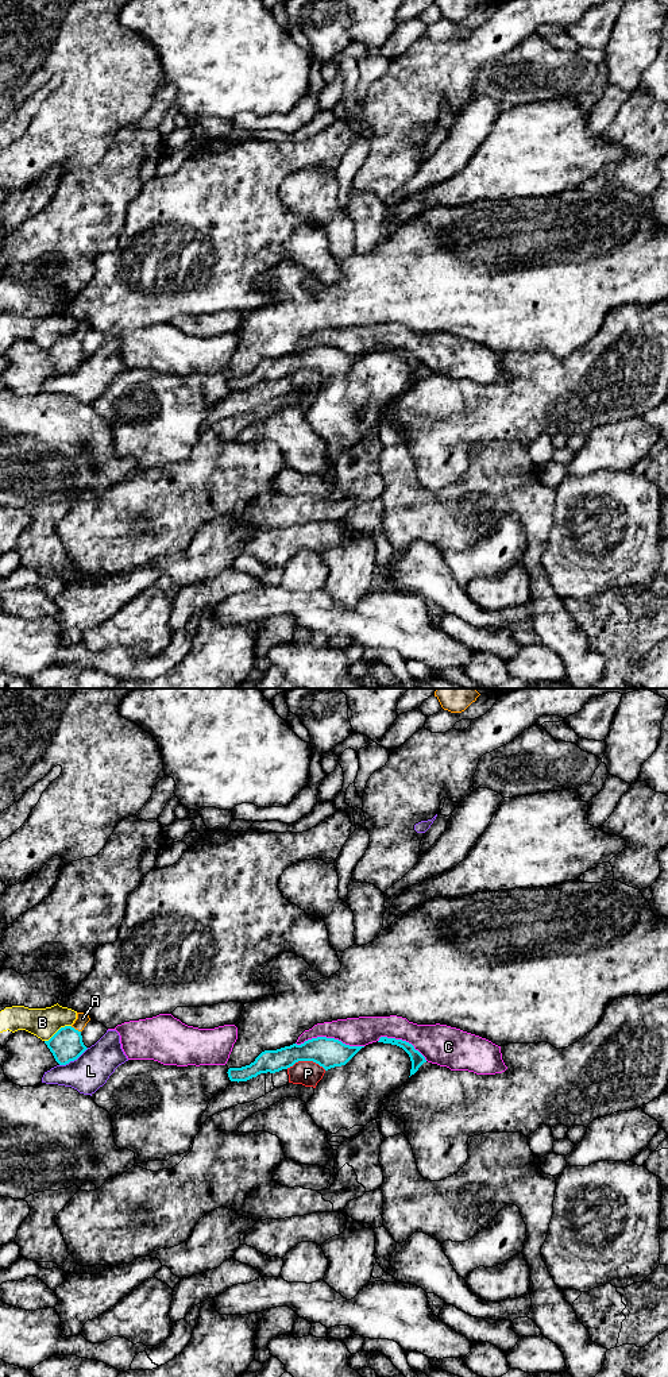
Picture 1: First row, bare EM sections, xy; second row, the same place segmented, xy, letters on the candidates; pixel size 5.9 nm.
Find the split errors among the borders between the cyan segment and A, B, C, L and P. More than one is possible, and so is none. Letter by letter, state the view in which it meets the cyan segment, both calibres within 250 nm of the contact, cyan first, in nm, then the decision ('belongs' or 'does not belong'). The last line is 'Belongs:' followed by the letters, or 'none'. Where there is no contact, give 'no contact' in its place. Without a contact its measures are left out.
A: xy | 200/80 nm | does not belong
B: xy | 200/180 nm | does not belong
C: xy | 180/180 nm | does not belong
L: xy | 200/220 nm | does not belong
P: xy | 180/150 nm | does not belong
Belongs: none

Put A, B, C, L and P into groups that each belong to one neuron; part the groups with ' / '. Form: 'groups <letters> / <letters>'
groups A / B / C / L / P

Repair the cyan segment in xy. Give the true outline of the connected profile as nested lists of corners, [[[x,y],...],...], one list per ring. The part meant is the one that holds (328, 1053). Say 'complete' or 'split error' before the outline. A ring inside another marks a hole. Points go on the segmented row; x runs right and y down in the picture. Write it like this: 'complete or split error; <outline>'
complete; [[[317,1037],[301,1045],[265,1050],[250,1065],[229,1068],[227,1073],[231,1081],[247,1081],[260,1073],[287,1069],[298,1061],[313,1061],[328,1071],[345,1065],[362,1048],[364,1046],[350,1046],[335,1038]]]

